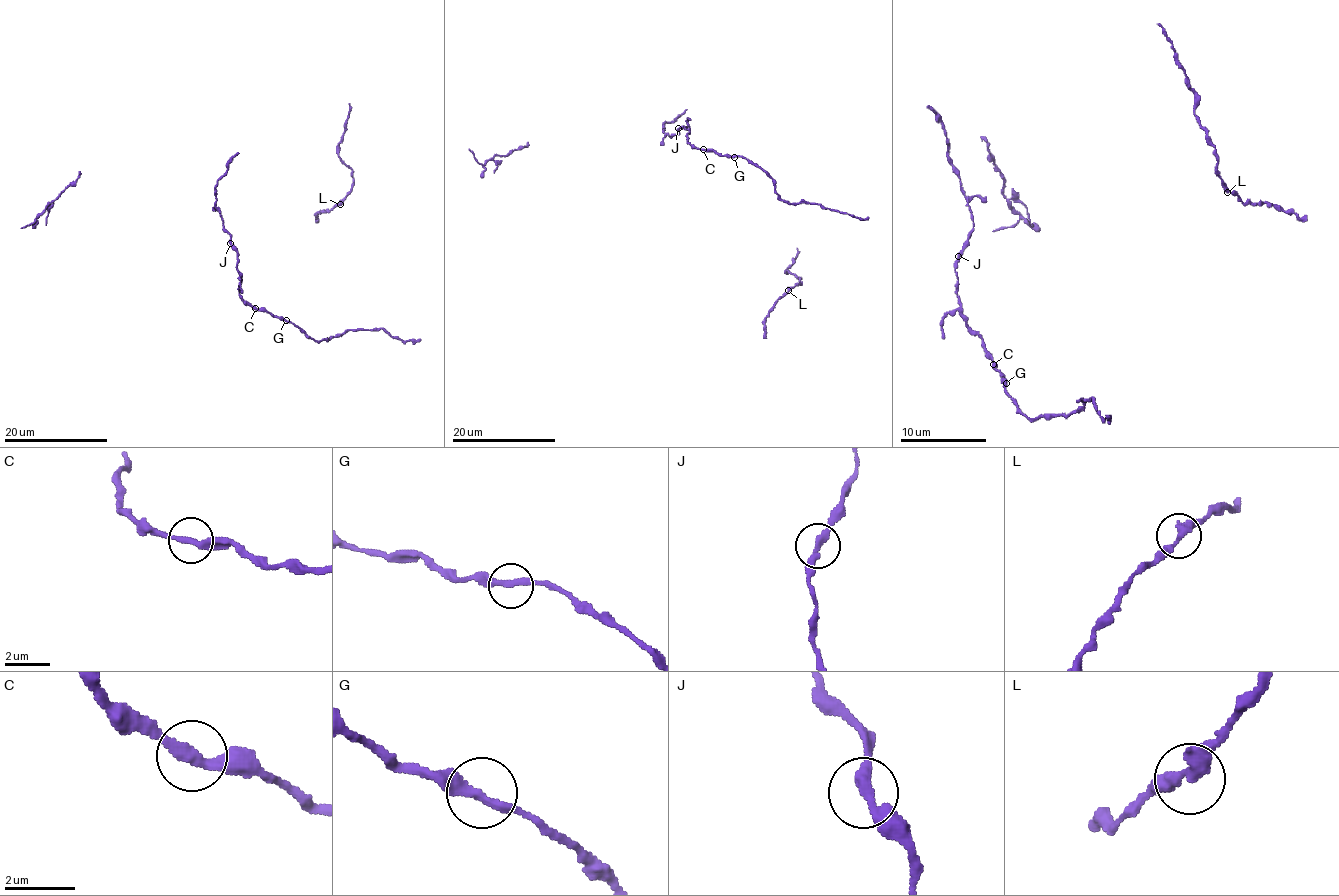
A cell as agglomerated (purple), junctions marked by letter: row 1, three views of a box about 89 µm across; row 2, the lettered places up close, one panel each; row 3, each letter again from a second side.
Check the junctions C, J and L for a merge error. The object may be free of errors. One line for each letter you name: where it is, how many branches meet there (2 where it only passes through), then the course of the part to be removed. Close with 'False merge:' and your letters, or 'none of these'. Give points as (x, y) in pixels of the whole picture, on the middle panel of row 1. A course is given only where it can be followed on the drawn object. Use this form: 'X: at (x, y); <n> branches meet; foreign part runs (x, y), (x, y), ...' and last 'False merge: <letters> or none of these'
False merge: none of these

